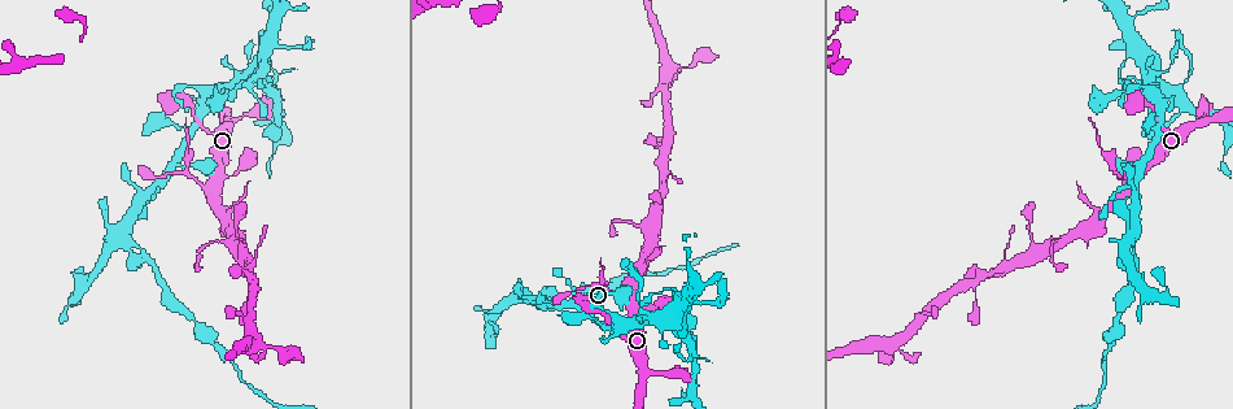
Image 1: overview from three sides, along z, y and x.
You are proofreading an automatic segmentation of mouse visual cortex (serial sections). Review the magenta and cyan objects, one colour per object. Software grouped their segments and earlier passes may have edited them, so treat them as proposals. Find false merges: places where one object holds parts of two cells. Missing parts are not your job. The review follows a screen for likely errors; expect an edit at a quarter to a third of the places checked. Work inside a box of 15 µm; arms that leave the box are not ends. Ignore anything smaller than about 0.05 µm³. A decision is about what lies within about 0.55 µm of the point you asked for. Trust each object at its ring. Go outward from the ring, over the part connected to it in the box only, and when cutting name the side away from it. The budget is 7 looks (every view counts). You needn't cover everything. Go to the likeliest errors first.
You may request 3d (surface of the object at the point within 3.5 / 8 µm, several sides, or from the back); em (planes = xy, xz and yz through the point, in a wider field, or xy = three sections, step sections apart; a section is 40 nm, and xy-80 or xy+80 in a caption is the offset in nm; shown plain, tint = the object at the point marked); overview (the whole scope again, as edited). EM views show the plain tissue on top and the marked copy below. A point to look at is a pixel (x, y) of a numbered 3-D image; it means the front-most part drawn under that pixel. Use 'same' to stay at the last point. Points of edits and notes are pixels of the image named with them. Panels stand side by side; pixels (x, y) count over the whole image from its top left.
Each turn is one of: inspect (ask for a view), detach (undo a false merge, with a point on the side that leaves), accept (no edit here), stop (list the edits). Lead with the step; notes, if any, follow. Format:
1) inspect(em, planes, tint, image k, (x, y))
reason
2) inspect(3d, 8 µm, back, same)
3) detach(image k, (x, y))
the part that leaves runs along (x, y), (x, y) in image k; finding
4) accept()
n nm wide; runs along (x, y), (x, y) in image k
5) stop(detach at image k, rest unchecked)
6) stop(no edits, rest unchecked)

inspect(3d, 3.5 µm, back, image 1, (1162, 298))
abrupt turn

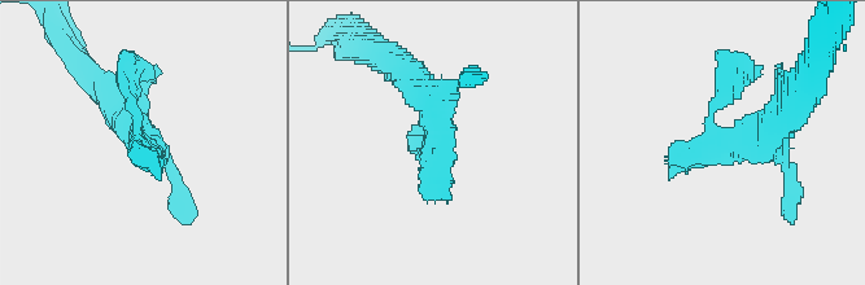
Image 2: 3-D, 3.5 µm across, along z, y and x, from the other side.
inspect(em, planes, tint, image 2, (432, 145))
need the tissue

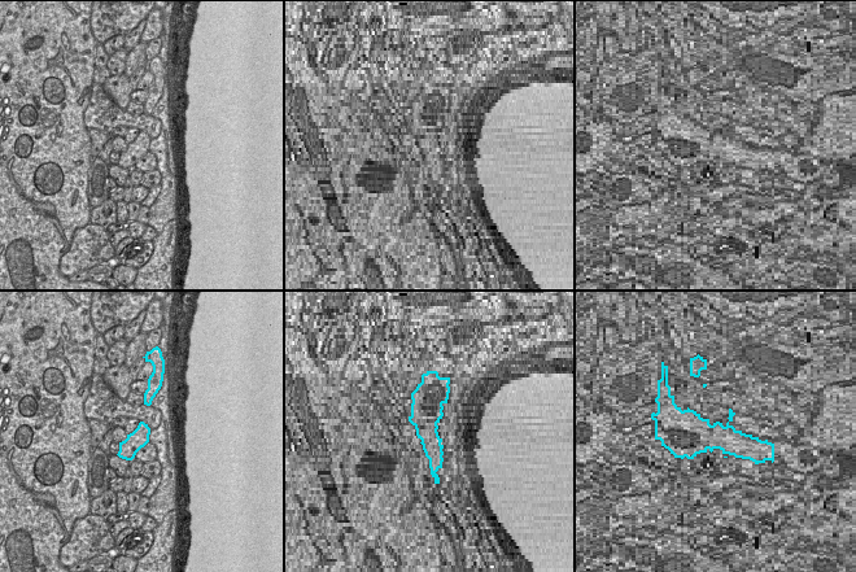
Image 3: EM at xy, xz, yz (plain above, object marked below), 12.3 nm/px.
inspect(em, xy, step 5, tint, same)
cut it another way

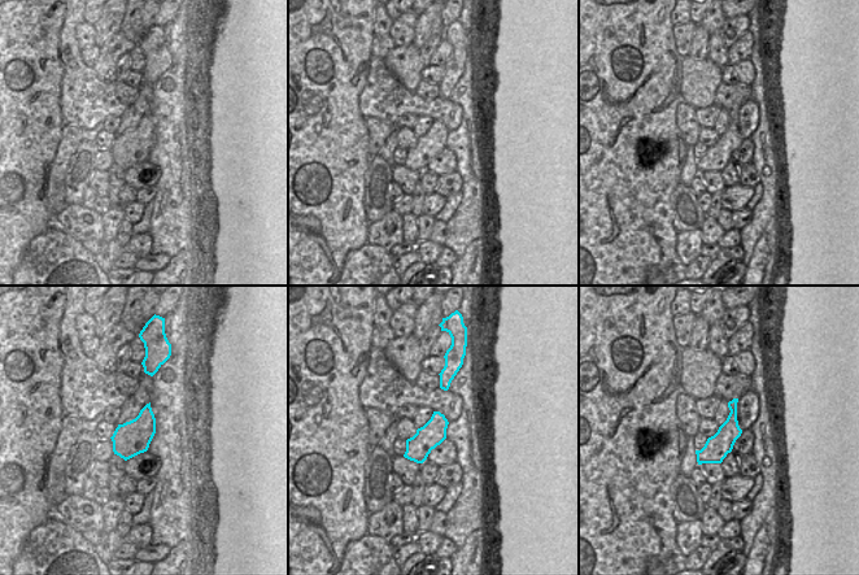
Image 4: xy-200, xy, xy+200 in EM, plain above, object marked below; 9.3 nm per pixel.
accept()
runs along (414, 79), (426, 126) in image 2; continuous, no second cell

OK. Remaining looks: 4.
inspect(3d, 3.5 µm, back, image 1, (1149, 79))
abrupt turn

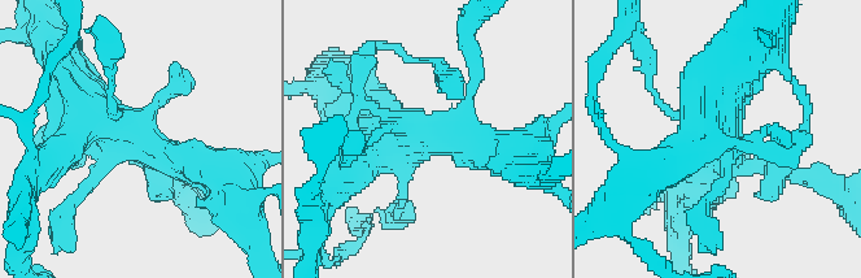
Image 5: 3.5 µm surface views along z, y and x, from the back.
inspect(em, planes, tint, image 5, (125, 132))
need the tissue

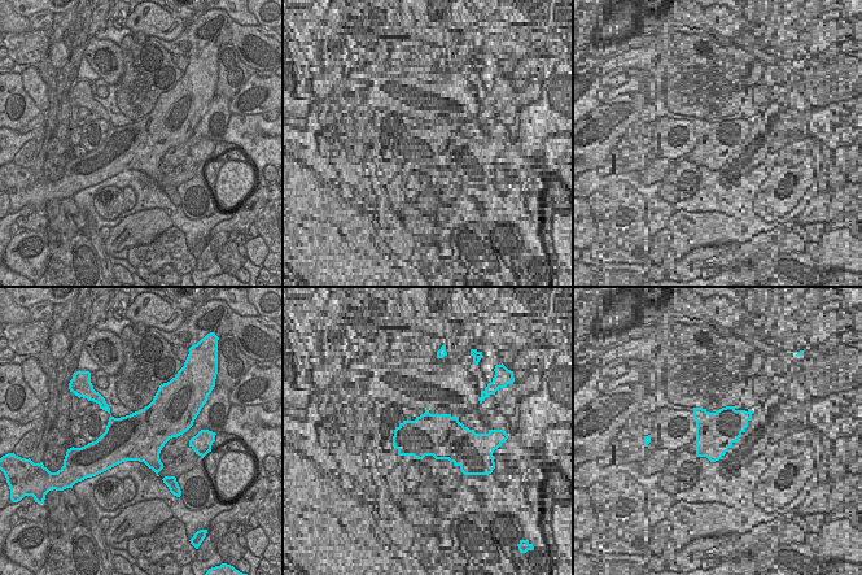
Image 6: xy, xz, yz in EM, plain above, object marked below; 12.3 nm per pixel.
accept()
runs along (200, 165), (96, 117), (69, 73) in image 5; all the same cell

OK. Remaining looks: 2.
inspect(3d, 3.5 µm, image 1, (1114, 174))
branch point

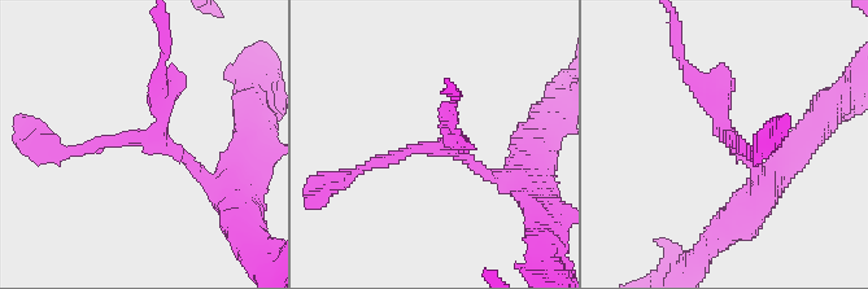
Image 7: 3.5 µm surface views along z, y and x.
inspect(em, planes, tint, image 7, (447, 151))

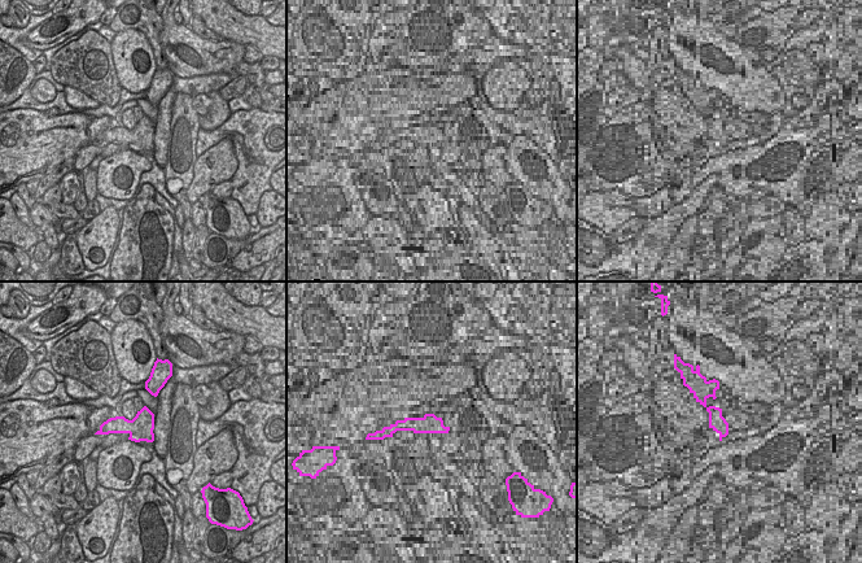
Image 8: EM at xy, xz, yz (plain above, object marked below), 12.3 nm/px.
detach(image 7, (711, 101))
the part that leaves runs along (158, 140), (78, 152), (38, 140) in image 7; two cells meet here

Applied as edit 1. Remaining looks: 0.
stop(detach at image 7, rest unchecked)

